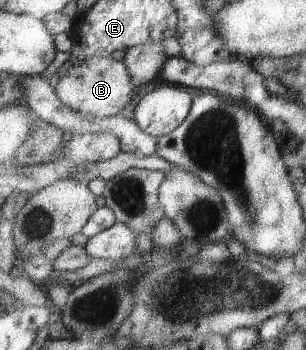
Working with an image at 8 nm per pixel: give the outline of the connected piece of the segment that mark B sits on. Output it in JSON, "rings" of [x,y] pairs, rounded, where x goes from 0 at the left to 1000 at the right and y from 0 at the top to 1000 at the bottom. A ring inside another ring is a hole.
{"rings":[[[314,160],[242,180],[212,220],[199,220],[186,234],[180,266],[190,280],[199,280],[206,297],[235,314],[346,337],[379,331],[399,309],[412,309],[412,297],[431,280],[438,246],[402,171],[366,171],[359,160]]]}

